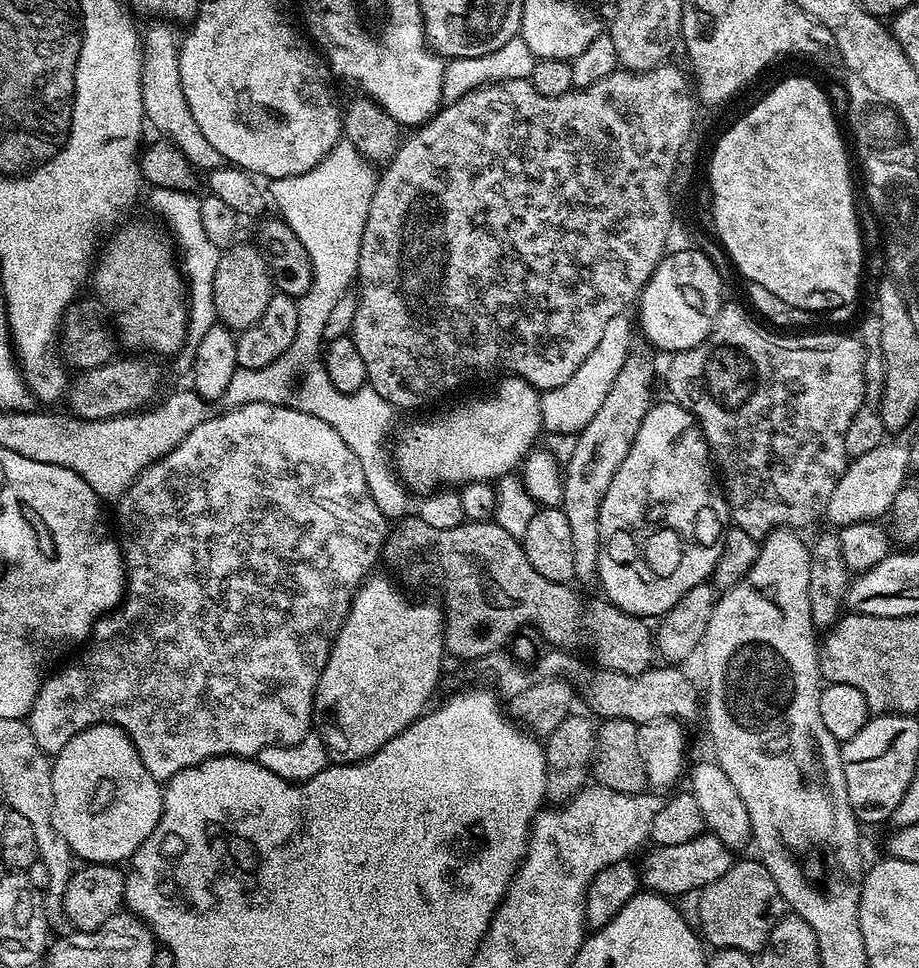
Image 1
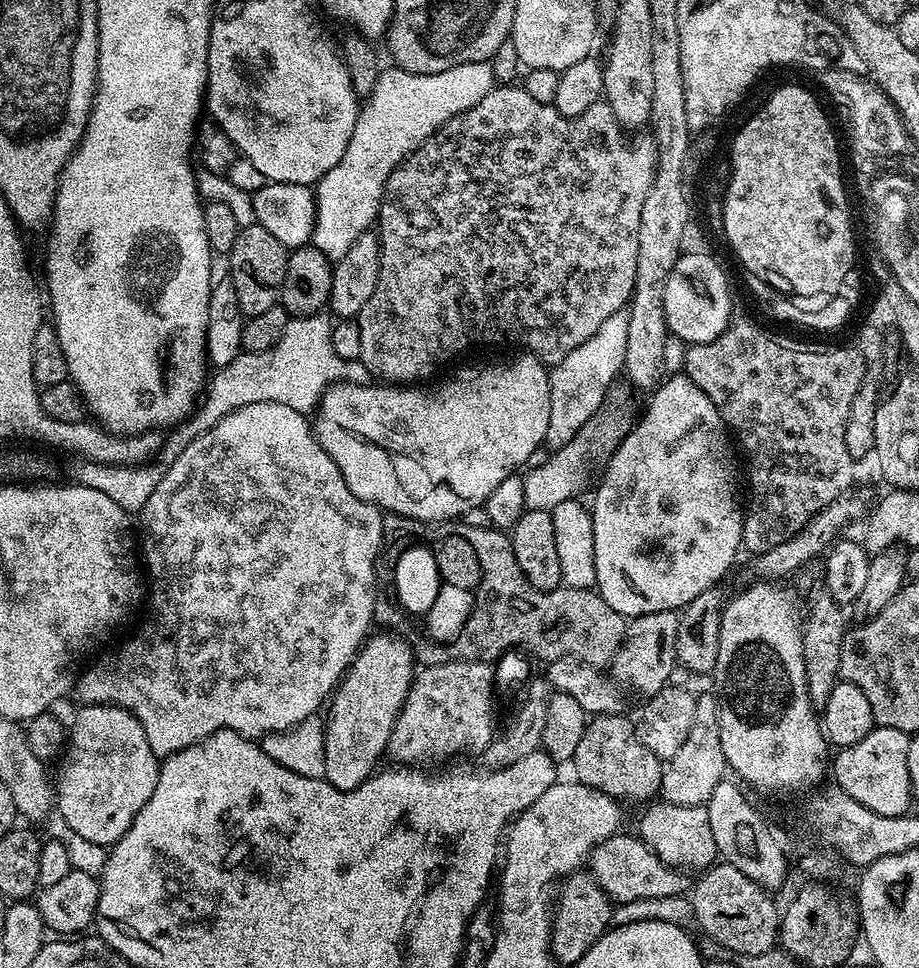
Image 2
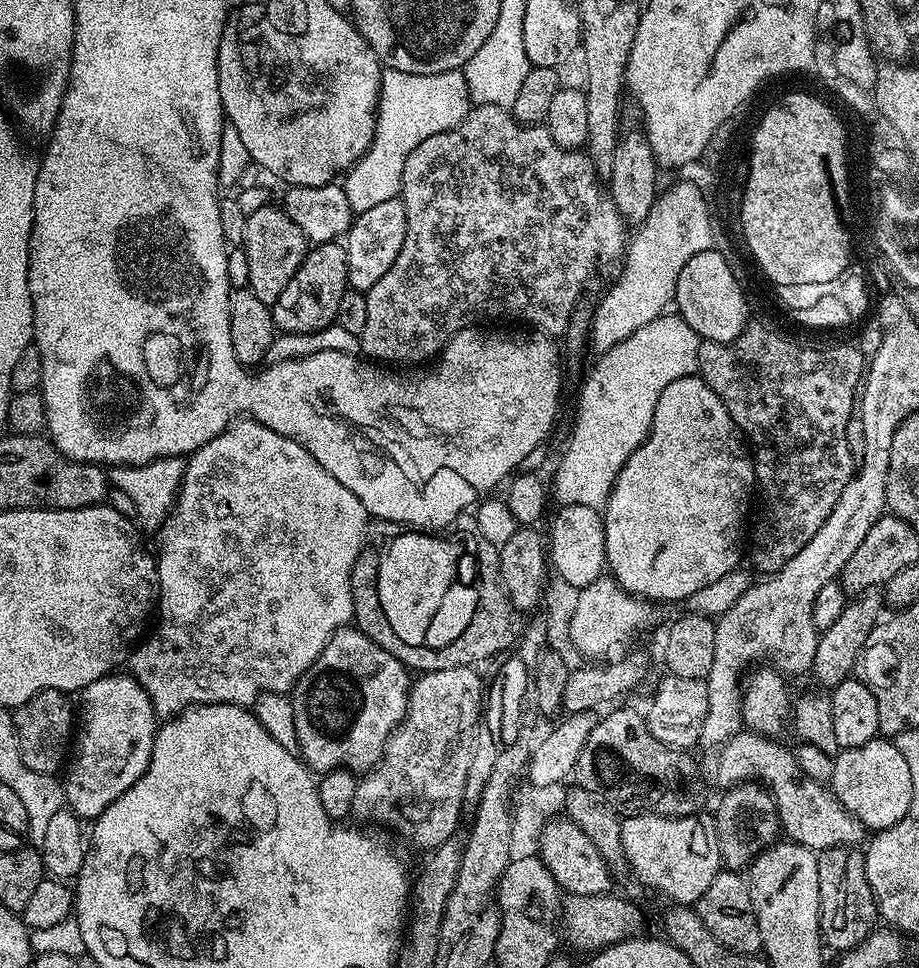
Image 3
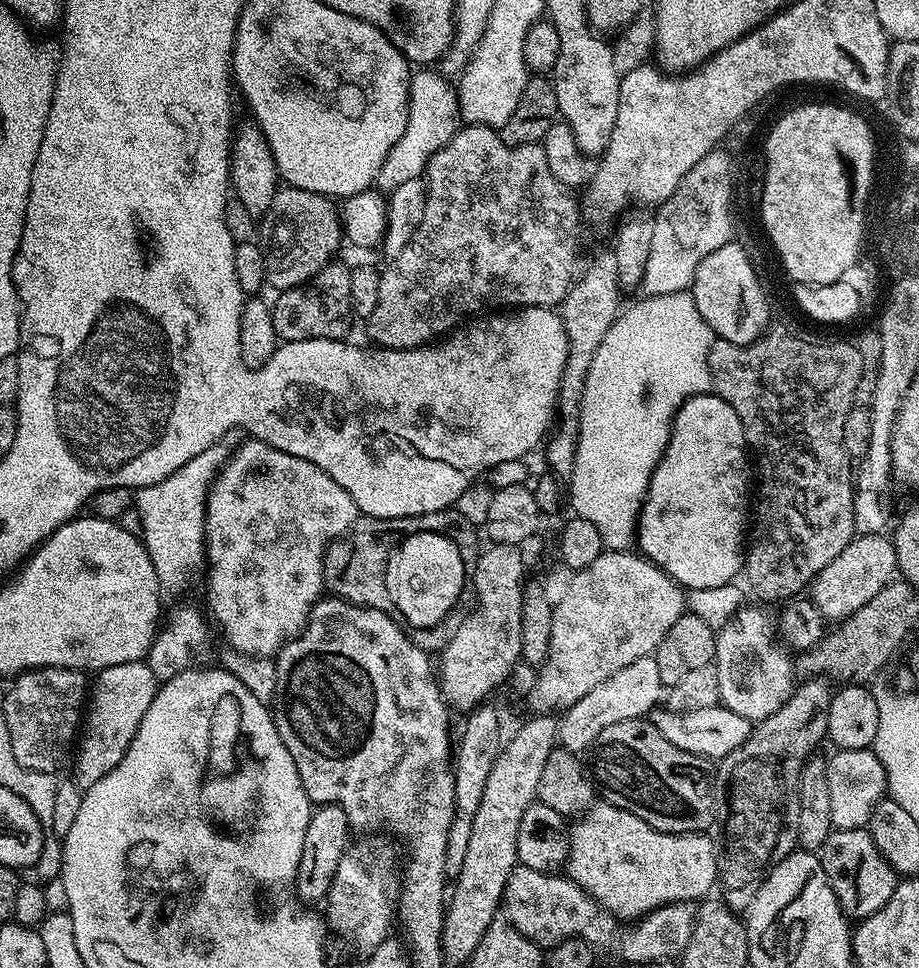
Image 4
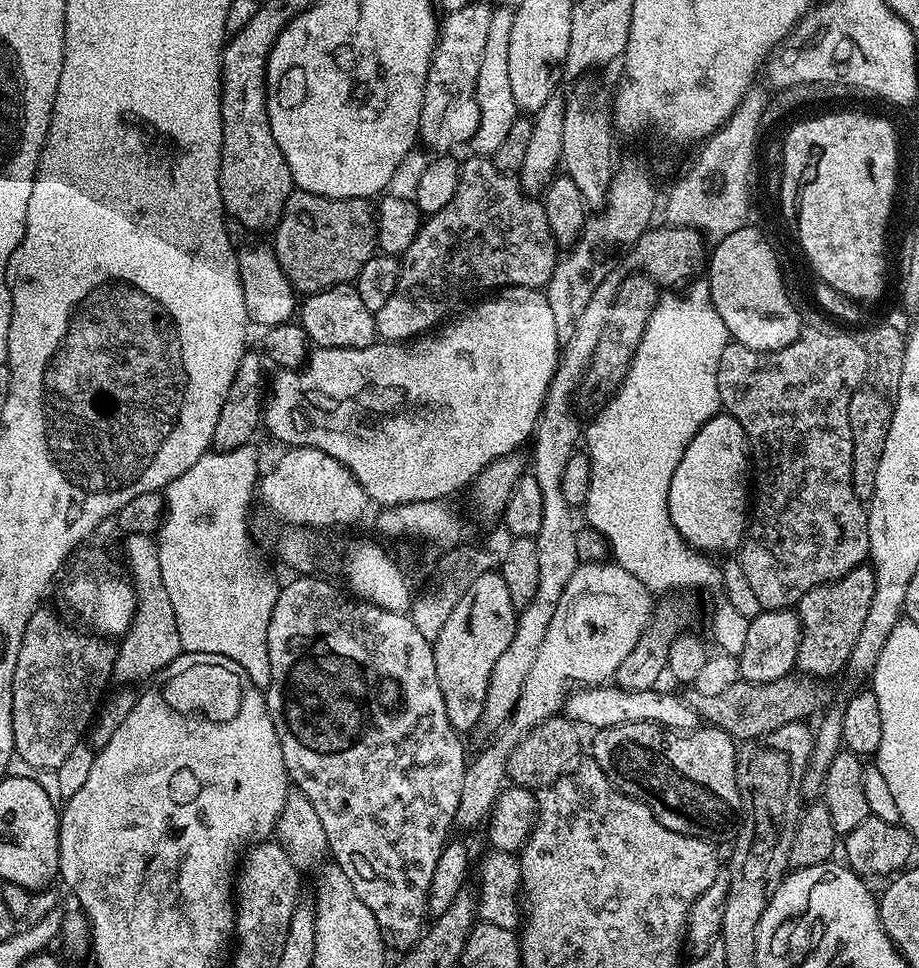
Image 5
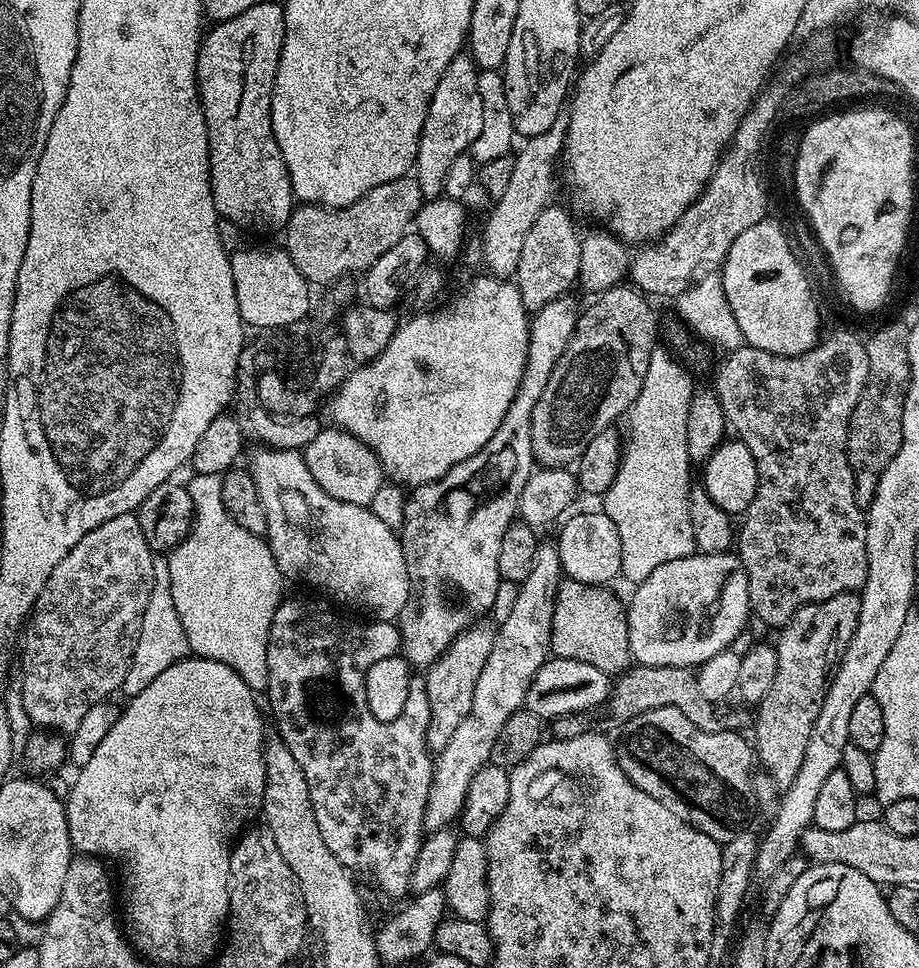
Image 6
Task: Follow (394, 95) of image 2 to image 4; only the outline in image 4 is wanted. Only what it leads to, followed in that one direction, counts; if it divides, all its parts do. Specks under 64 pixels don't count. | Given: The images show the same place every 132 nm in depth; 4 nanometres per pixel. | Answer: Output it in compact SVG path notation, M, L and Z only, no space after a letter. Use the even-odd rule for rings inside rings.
M413 71L408 81L406 130L402 138L394 142L386 162L382 162L382 170L376 175L375 187L387 194L402 186L402 182L421 179L433 154L442 150L442 146L446 146L446 142L450 142L450 138L457 132L459 120L457 89L439 71Z

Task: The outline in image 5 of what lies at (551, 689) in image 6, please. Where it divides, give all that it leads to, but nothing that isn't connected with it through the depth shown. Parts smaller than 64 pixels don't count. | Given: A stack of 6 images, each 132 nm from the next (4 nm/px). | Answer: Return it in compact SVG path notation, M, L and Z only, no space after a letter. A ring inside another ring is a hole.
M580 686L571 691L564 700L563 715L577 725L589 724L592 730L613 728L630 722L650 722L671 728L673 732L690 732L697 727L696 711L688 705L687 699L672 692L660 692L656 688L628 691L615 686Z

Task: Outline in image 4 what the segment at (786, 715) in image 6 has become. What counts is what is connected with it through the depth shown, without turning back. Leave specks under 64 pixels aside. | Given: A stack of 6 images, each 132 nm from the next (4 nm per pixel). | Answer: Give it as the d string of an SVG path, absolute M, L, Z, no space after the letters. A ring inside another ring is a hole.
M879 532L857 535L846 550L842 550L842 554L838 554L838 558L834 558L834 562L830 562L830 566L826 566L826 570L819 572L812 581L810 599L825 621L839 622L850 618L854 610L862 610L862 606L866 606L882 586L889 584L897 572L896 545L887 535Z

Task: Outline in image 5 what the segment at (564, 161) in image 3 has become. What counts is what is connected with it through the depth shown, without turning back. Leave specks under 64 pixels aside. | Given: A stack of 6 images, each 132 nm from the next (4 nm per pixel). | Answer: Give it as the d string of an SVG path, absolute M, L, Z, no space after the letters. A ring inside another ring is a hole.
M472 154L469 157L460 165L454 198L421 223L413 242L399 257L398 286L394 286L394 294L390 294L386 306L374 313L376 335L381 341L403 342L431 333L471 296L479 297L501 288L543 289L552 277L558 259L558 245L552 236L550 222L546 222L543 203L535 195L525 192L515 175L498 170L487 155Z

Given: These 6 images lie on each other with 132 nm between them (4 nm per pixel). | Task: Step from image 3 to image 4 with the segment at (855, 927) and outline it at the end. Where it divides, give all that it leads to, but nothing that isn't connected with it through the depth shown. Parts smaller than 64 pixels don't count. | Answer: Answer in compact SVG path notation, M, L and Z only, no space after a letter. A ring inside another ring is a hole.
M867 827L833 830L830 838L826 838L826 842L819 848L818 855L822 862L822 870L826 870L826 878L838 898L840 909L849 921L865 920L870 914L882 910L886 902L890 902L890 894L894 894L898 883L898 874L878 850Z

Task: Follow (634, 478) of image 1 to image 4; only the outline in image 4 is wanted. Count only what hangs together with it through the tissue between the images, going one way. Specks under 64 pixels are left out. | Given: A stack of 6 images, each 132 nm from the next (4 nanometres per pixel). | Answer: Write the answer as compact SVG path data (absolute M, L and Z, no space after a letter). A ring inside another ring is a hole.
M715 394L692 396L685 400L672 418L672 434L650 478L648 493L640 508L636 540L644 559L658 565L684 590L717 588L733 583L737 579L735 576L741 575L746 559L746 525L750 520L748 487L751 484L753 487L750 449L742 422L738 422L738 414L734 414L734 406Z

